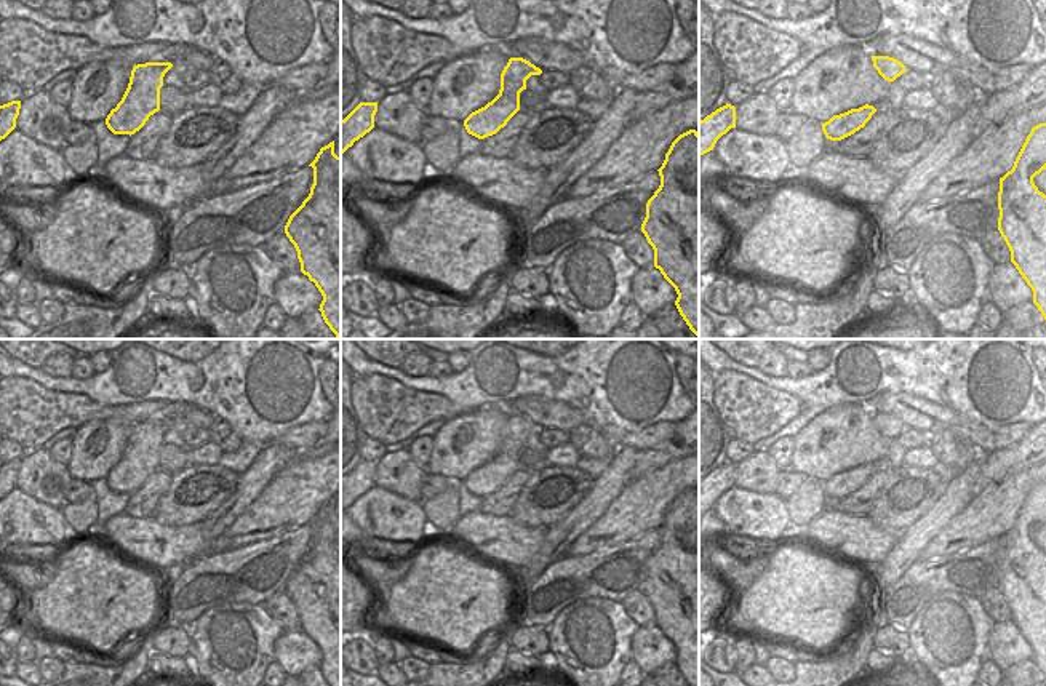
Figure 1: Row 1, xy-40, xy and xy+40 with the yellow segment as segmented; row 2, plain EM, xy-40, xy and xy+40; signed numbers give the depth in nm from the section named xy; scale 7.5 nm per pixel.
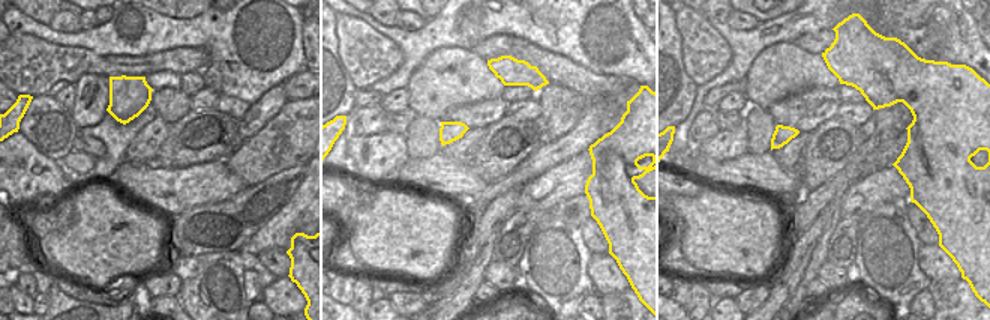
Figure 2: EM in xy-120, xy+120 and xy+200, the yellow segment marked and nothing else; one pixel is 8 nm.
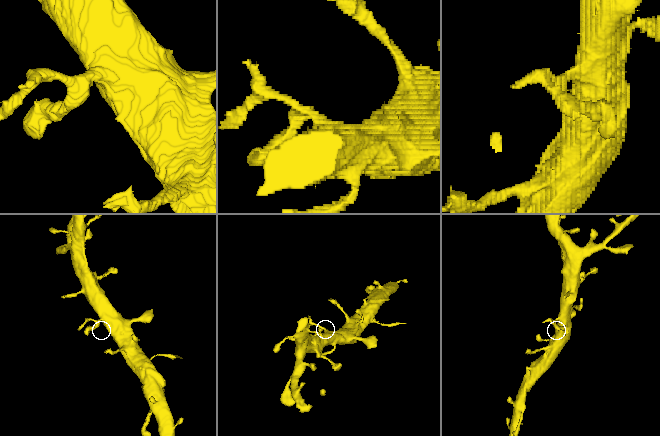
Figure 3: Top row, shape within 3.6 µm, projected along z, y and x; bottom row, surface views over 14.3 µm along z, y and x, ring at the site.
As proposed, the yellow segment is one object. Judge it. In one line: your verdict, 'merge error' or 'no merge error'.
no merge error

